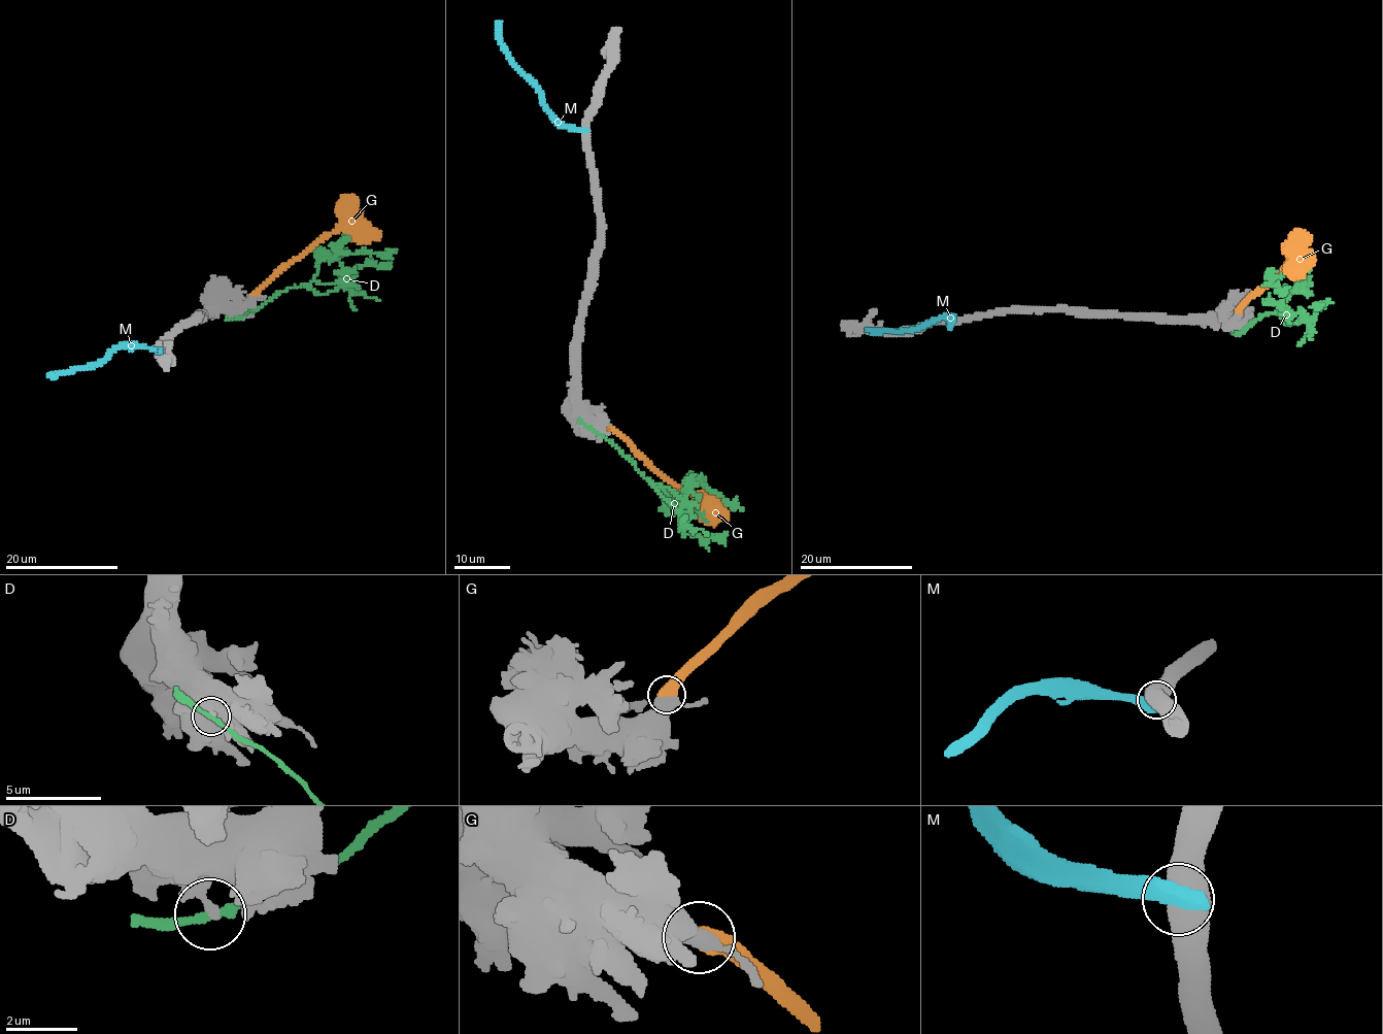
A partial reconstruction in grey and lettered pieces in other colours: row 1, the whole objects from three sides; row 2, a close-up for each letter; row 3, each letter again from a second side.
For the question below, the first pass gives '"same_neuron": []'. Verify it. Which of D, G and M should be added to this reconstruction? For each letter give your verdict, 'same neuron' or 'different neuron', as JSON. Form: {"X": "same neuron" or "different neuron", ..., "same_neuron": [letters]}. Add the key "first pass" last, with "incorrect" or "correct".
{"D": "different neuron", "G": "same neuron", "M": "different neuron", "same_neuron": ["G"], "first pass": "incorrect"}

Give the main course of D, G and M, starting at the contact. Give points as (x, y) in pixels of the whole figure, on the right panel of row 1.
D: (1238, 333), (1269, 312), (1279, 311), (1290, 290), (1271, 285), (1282, 291), (1286, 287)
G: (1238, 312), (1284, 264), (1293, 263), (1290, 265), (1295, 266), (1302, 275)
M: (950, 324), (954, 322), (943, 318), (935, 323), (895, 331), (867, 328)

